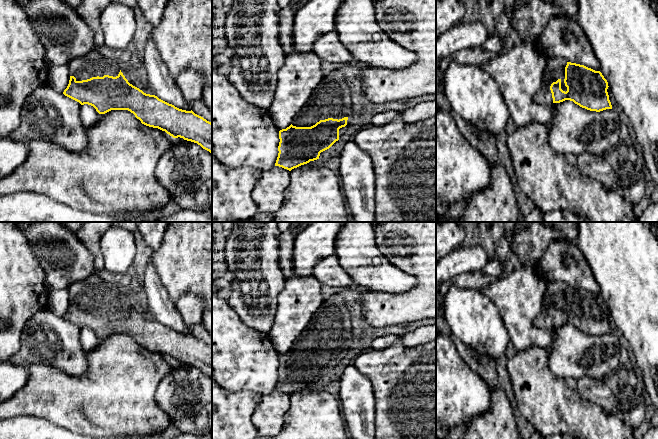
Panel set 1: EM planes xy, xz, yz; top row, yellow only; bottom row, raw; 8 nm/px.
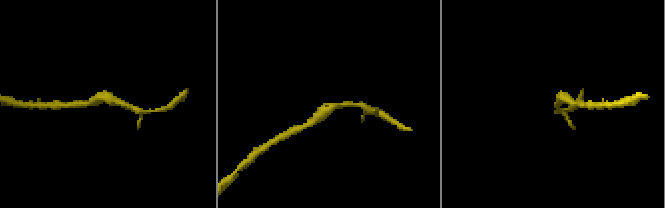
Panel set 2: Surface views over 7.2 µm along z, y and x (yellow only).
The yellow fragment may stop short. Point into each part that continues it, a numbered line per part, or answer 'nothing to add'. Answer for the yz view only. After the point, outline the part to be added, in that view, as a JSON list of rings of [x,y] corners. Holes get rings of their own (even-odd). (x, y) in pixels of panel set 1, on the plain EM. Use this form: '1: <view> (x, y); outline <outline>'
1: yz (555, 291); outline [[[551,281],[546,283],[545,308],[542,313],[533,320],[532,325],[538,329],[551,329],[553,322],[550,310],[558,303],[561,304],[561,313],[565,316],[567,315],[564,307],[566,289],[567,285],[563,282]]]

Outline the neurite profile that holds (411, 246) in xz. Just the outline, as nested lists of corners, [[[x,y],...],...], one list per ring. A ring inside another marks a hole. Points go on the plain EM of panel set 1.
[[[378,222],[373,229],[381,253],[393,265],[414,276],[417,286],[402,294],[360,289],[367,325],[382,328],[436,318],[436,222]]]

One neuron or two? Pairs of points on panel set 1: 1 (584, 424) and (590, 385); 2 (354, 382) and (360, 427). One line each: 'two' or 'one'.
1: two
2: one

